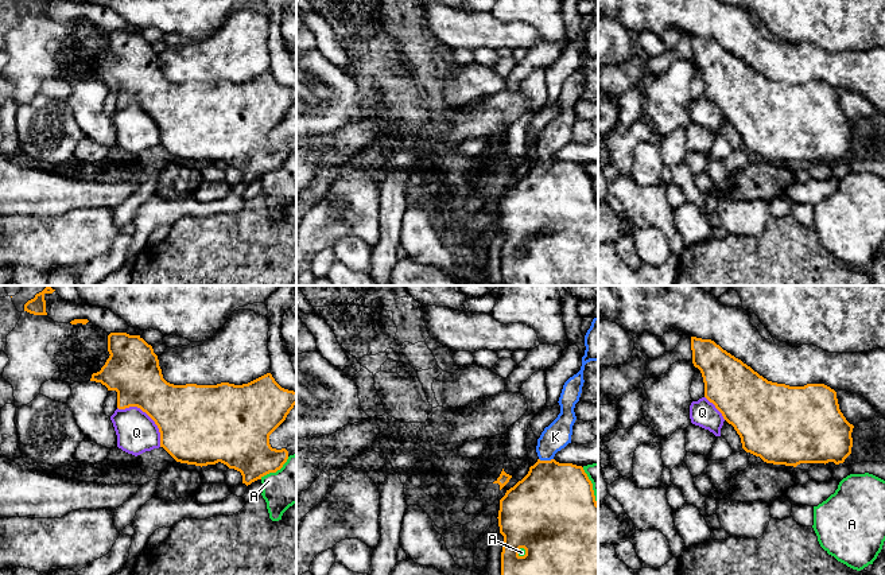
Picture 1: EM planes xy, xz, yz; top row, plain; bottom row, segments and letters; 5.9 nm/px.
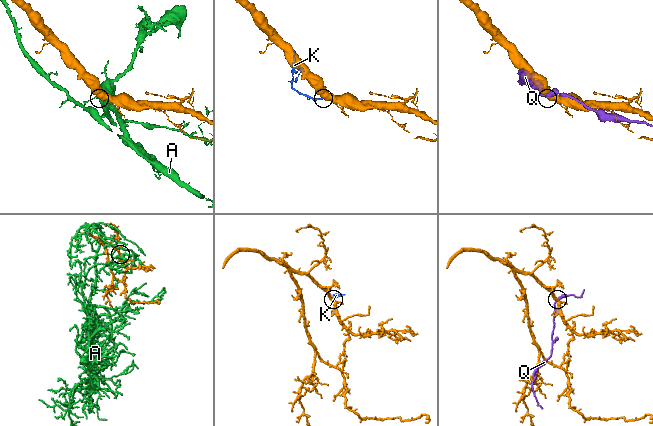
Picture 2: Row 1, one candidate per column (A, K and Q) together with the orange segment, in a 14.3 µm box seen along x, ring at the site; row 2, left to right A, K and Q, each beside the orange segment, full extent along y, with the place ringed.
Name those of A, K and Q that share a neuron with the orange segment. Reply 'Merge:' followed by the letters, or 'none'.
Merge: K

